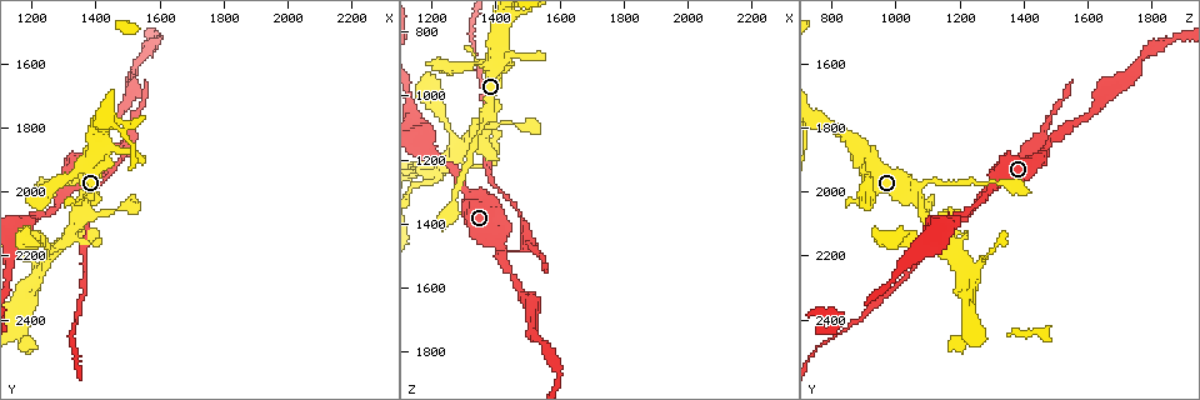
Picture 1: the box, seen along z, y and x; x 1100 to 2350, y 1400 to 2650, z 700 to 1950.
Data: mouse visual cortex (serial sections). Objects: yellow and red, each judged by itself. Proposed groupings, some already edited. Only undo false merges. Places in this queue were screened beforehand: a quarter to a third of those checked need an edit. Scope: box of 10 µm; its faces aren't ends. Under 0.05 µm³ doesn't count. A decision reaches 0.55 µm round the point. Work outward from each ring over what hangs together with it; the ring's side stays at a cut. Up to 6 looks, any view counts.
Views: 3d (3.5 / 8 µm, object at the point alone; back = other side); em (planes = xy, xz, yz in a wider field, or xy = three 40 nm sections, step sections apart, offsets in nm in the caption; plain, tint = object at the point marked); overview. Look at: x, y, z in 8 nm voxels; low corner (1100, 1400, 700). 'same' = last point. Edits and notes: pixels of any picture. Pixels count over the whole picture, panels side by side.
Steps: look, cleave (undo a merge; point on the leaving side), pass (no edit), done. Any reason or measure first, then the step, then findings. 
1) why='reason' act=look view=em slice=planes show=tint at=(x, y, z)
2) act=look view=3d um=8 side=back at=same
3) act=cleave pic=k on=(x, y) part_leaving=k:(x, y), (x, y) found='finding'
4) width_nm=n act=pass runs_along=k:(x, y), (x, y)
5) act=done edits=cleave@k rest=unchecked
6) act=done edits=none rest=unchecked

why='three-way junction' act=look view=3d um=8 at=(1420, 1870, 880)

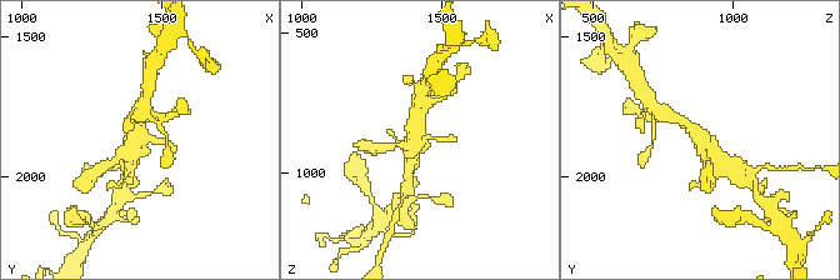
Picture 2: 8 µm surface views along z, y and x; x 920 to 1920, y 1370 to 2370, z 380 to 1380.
act=look view=em slice=xy step=3 show=tint at=same

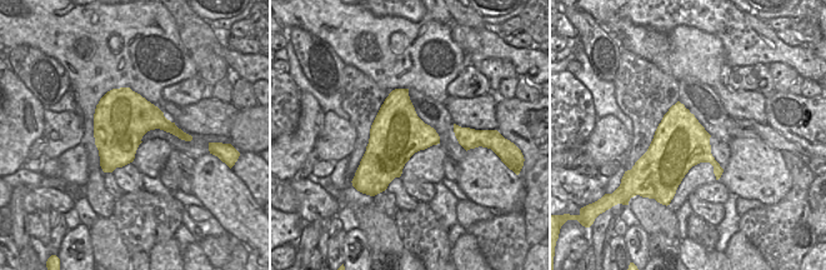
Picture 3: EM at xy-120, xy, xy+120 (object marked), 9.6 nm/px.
act=pass found='all the same cell'

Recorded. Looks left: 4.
why='abrupt turn' act=look view=3d um=3.5 side=back at=(1400, 2060, 1090)

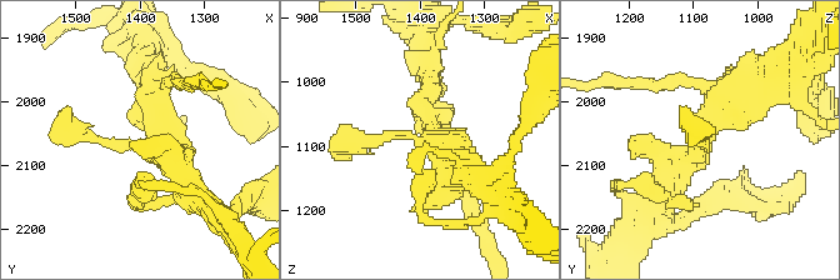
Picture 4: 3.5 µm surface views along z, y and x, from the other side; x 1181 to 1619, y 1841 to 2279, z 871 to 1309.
why='shape alone is not enough' act=look view=em slice=xy step=5 show=tint at=(1395, 2065, 1090)

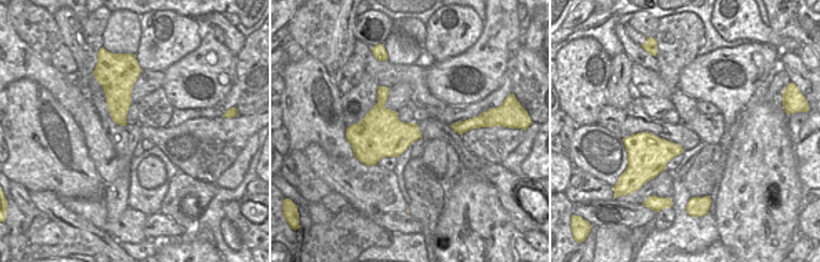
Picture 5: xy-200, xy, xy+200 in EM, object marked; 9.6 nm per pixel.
act=pass runs_along=4:(149, 84), (149, 145), (65, 126) found='all the same cell'

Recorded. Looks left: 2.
why='arms part here' act=look view=3d um=8 side=back at=(1430, 1860, 1480)

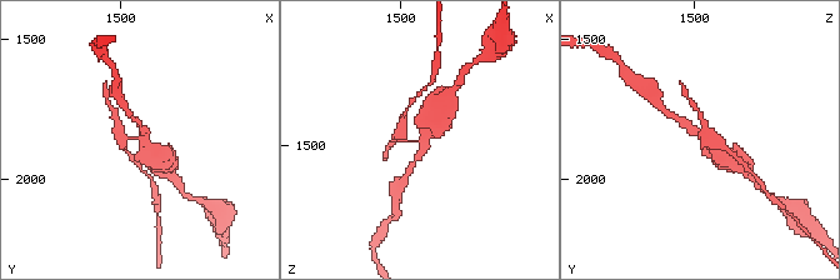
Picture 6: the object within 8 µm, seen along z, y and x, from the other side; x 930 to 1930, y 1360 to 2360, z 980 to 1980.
why='closer look' act=look view=3d um=3.5 at=same

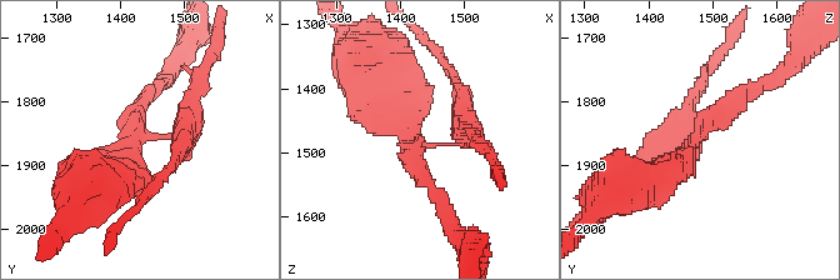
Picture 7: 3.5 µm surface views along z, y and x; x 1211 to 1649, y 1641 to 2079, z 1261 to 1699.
arms=3 arm_widths_nm=200,300,450 act=cleave pic=7 on=(464, 120) found='a second cell is stuck on'

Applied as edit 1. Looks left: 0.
act=done edits=cleave@7 rest=unchecked

